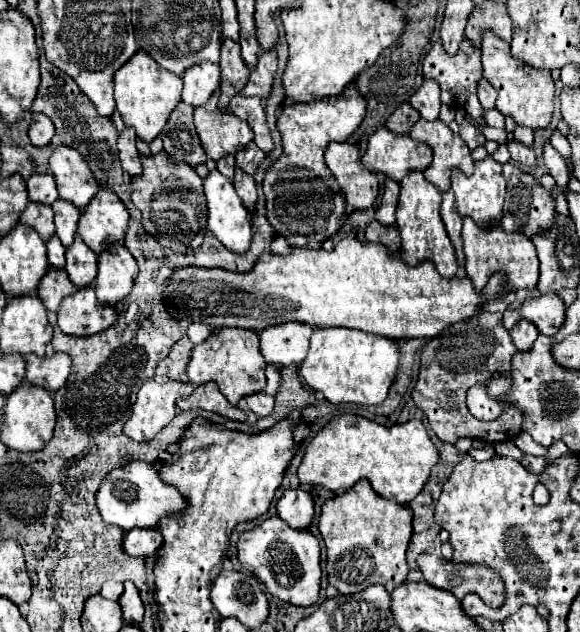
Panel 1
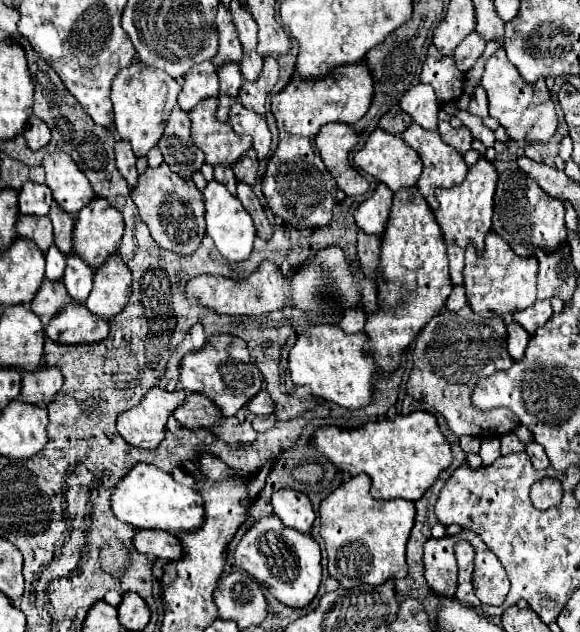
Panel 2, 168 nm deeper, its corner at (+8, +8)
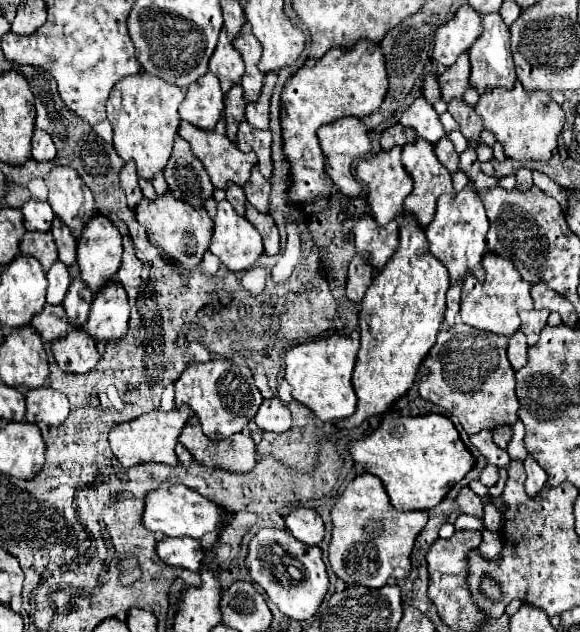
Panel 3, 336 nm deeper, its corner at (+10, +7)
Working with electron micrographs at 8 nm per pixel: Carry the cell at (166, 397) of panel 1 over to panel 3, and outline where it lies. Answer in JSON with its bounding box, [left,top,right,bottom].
[109,407,191,467]

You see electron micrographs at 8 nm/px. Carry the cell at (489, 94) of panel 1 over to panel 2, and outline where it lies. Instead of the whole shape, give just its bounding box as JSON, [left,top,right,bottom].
[467,86,489,118]

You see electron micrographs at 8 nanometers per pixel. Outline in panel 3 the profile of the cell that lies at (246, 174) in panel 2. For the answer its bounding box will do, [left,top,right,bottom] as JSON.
[243,165,271,213]

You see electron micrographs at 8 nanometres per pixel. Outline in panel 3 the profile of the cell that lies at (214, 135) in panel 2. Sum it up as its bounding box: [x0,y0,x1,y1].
[179,117,257,189]

